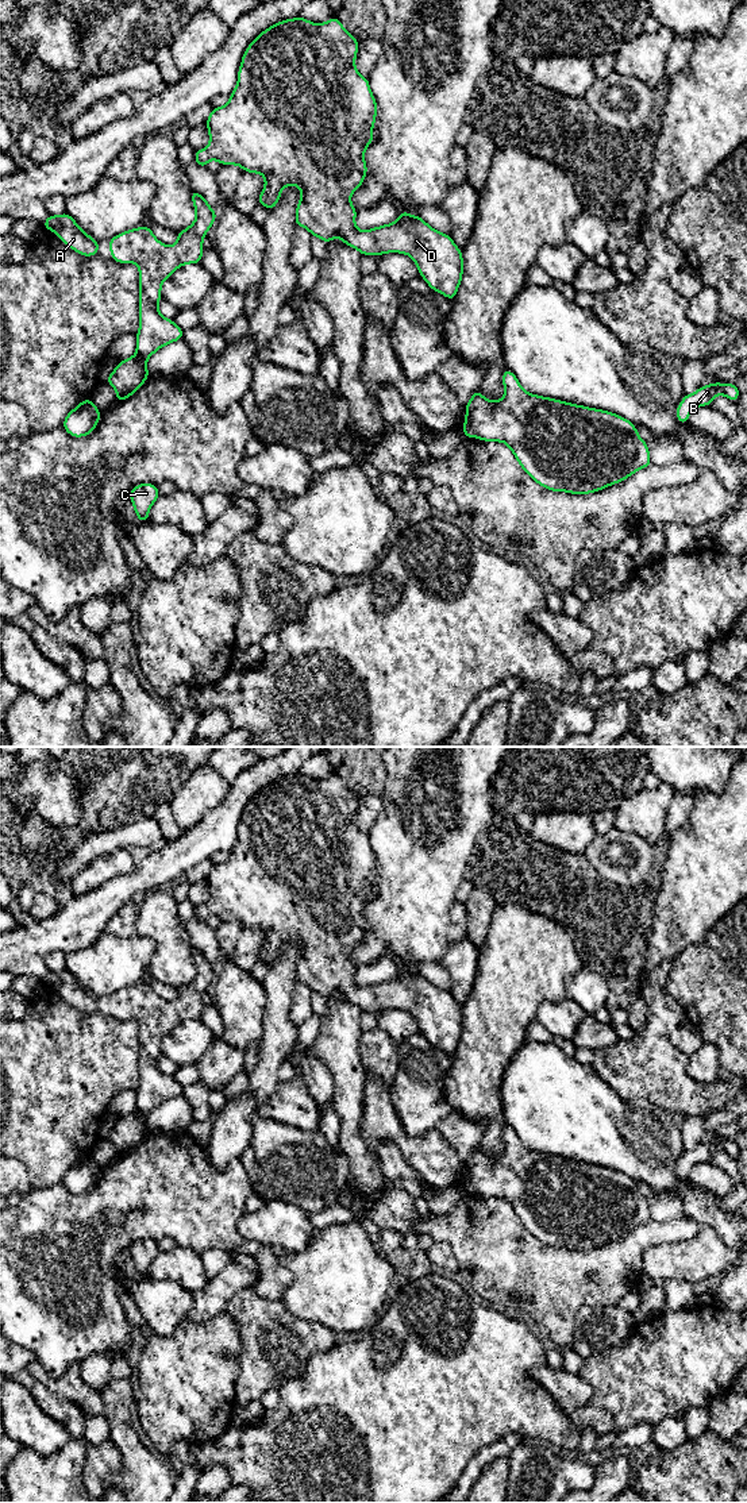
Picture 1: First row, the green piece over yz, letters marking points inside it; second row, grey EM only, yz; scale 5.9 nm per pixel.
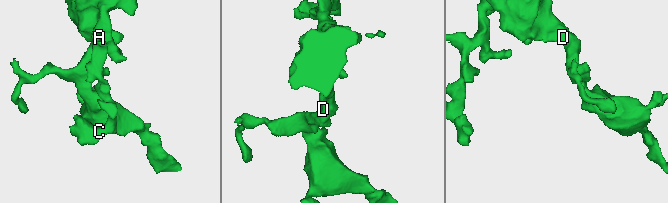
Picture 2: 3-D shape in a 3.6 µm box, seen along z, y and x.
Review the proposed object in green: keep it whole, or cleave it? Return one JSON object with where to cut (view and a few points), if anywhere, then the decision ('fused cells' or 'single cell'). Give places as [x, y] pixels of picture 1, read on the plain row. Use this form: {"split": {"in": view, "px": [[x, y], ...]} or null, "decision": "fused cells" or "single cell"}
{"split": null, "decision": "single cell"}

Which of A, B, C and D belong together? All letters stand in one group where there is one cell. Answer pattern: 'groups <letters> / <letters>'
groups A B C D

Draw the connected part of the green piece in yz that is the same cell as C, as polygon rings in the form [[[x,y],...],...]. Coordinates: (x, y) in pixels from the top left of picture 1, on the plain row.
[[[140,1240],[130,1246],[130,1256],[139,1277],[150,1277],[149,1267],[159,1252],[157,1241],[153,1240]]]

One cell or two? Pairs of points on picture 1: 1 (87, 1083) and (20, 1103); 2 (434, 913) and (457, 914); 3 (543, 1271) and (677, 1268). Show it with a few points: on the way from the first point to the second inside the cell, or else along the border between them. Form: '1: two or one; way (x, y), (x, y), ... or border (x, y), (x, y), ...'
1: one; way (70, 1082), (43, 1083), (37, 1090)
2: two; border (455, 901), (450, 912), (449, 944)
3: two; border (661, 1243), (650, 1247), (643, 1253), (643, 1282)

